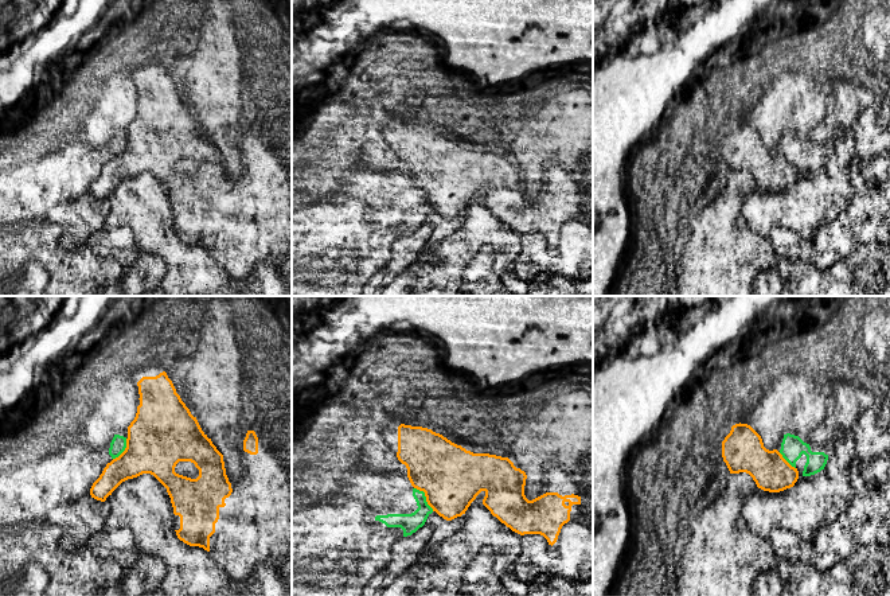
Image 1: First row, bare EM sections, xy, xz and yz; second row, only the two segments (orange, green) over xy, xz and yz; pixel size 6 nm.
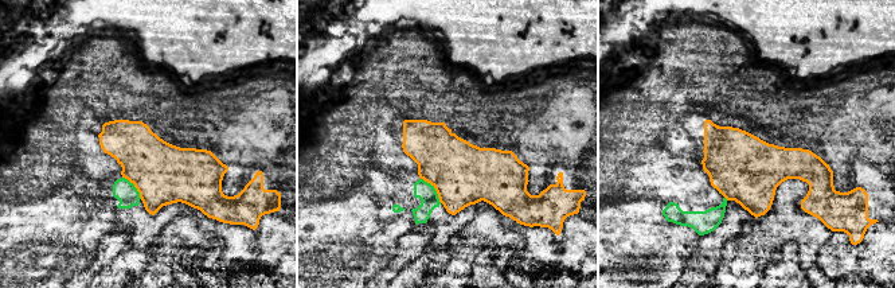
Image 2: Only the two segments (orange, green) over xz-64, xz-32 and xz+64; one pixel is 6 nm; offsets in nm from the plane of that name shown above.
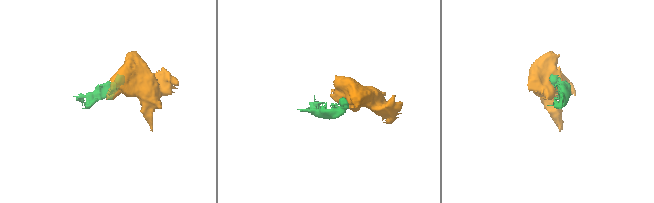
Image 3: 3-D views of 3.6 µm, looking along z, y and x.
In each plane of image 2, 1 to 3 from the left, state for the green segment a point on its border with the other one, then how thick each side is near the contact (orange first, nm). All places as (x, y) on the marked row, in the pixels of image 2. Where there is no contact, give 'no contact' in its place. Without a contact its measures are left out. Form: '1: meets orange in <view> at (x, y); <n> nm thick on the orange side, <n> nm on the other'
1: meets orange in xz-64 at (135, 186); 360 nm thick on the orange side, 130 nm on the other
2: meets orange in xz-32 at (434, 187); 380 nm thick on the orange side, 110 nm on the other
3: meets orange in xz+64 at (726, 198); 400 nm thick on the orange side, 140 nm on the other

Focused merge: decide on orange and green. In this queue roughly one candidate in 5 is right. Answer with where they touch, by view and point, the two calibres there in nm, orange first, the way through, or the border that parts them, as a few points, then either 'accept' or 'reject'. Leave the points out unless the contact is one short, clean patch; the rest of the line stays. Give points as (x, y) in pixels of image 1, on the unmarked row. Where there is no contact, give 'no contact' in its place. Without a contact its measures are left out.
contact xz (425, 194); calibres 380 and 110 nm; border xz (414, 186), (424, 191), (426, 202), (433, 209); reject

